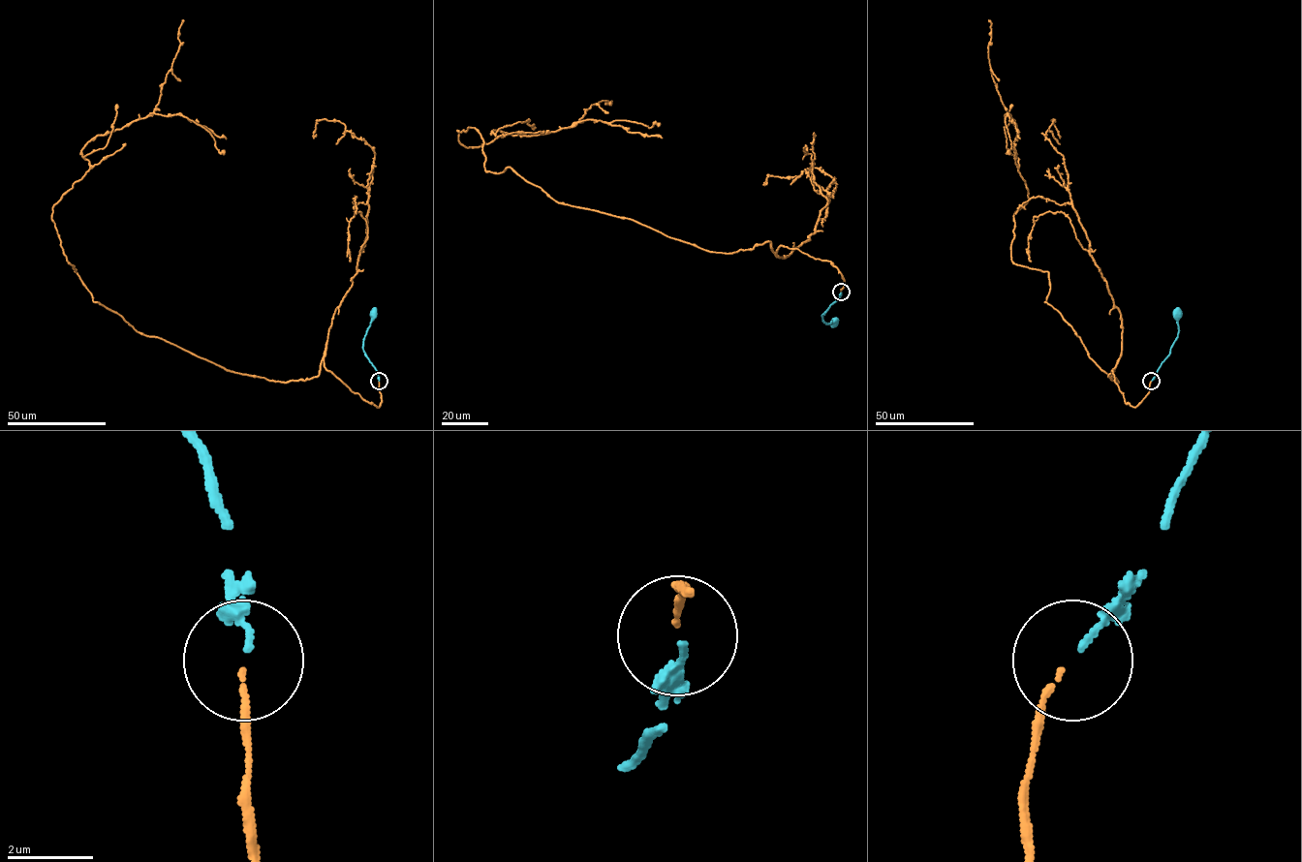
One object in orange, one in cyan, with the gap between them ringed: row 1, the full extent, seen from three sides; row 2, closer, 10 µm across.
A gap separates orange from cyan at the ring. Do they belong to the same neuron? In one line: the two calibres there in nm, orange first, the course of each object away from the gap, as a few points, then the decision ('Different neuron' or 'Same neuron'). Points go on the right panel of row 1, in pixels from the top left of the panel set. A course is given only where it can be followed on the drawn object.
Thickness 110 nm (orange) against 120 nm. Course of orange: (1151, 381), (1126, 404), (1118, 359), (1118, 382), (1045, 302), (1049, 273), (1011, 261), (1028, 189), (989, 19). Course of cyan: (1152, 380), (1177, 336), (1178, 313). Same neuron

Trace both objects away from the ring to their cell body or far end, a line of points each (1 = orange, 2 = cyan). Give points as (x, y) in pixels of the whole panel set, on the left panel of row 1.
1: (379, 381), (377, 407), (323, 359), (230, 371), (67, 261), (52, 206), (88, 142), (153, 112), (183, 19)
2: (379, 380), (376, 370), (362, 349), (373, 313)

